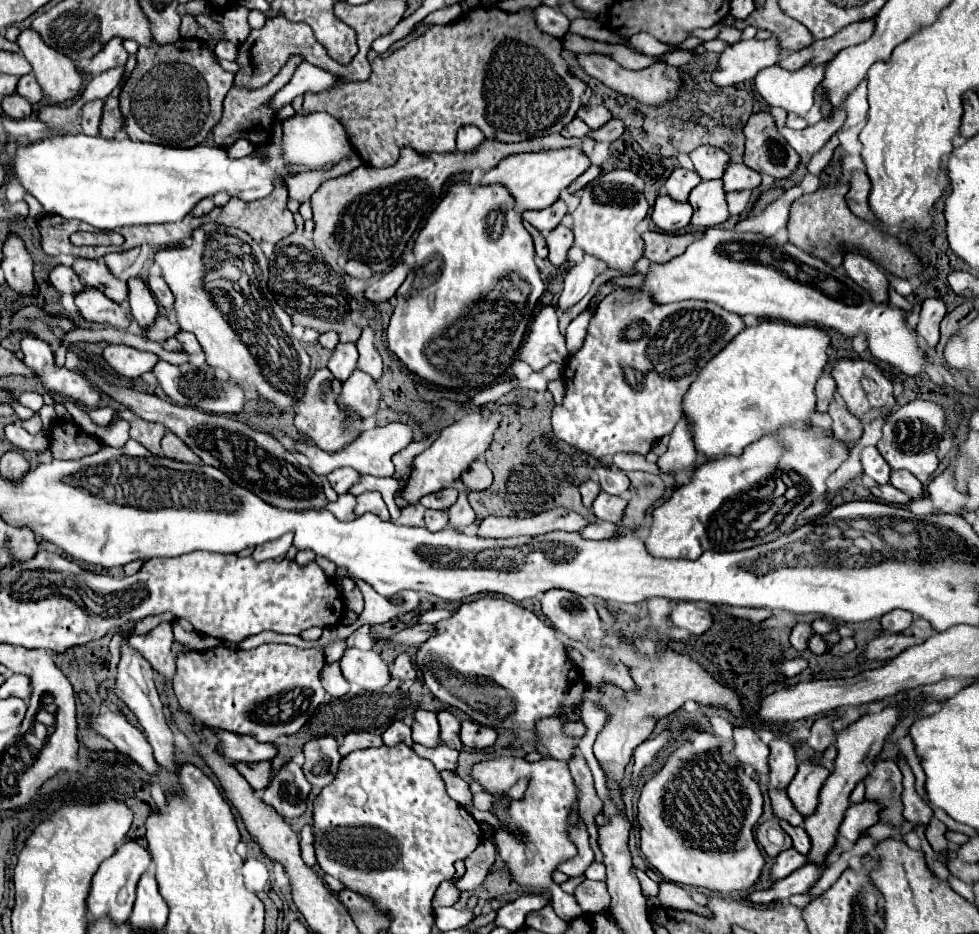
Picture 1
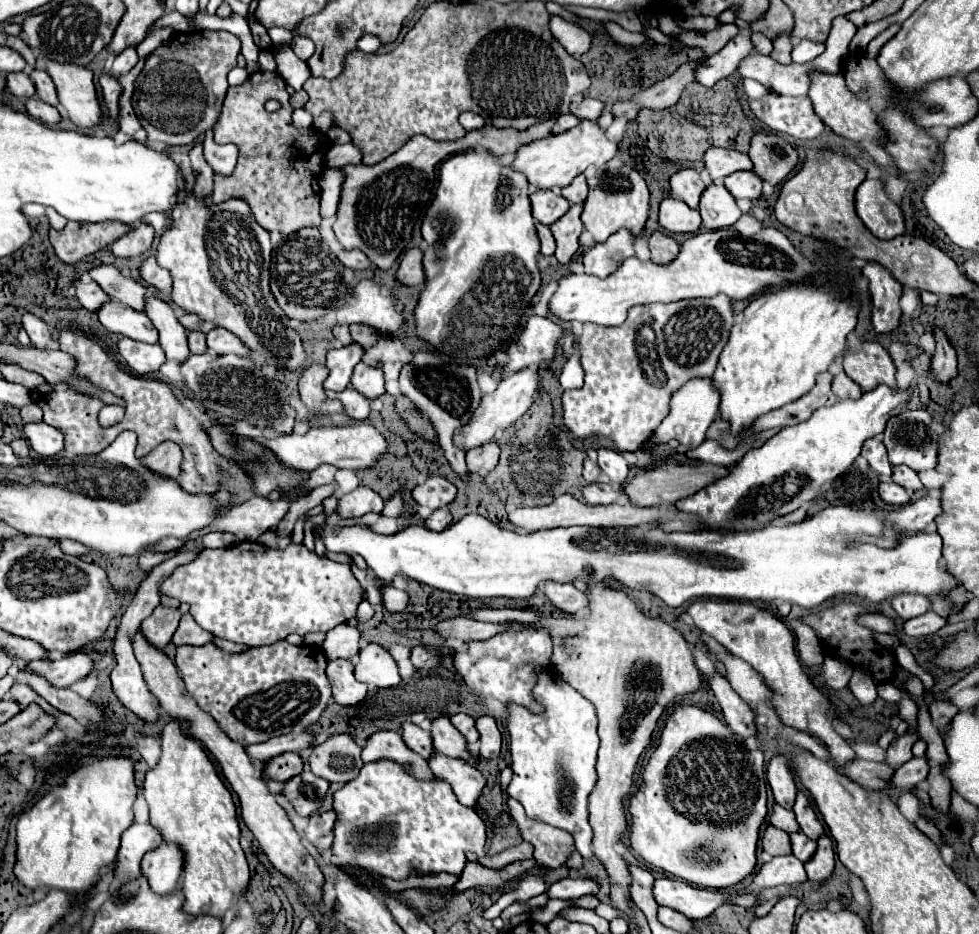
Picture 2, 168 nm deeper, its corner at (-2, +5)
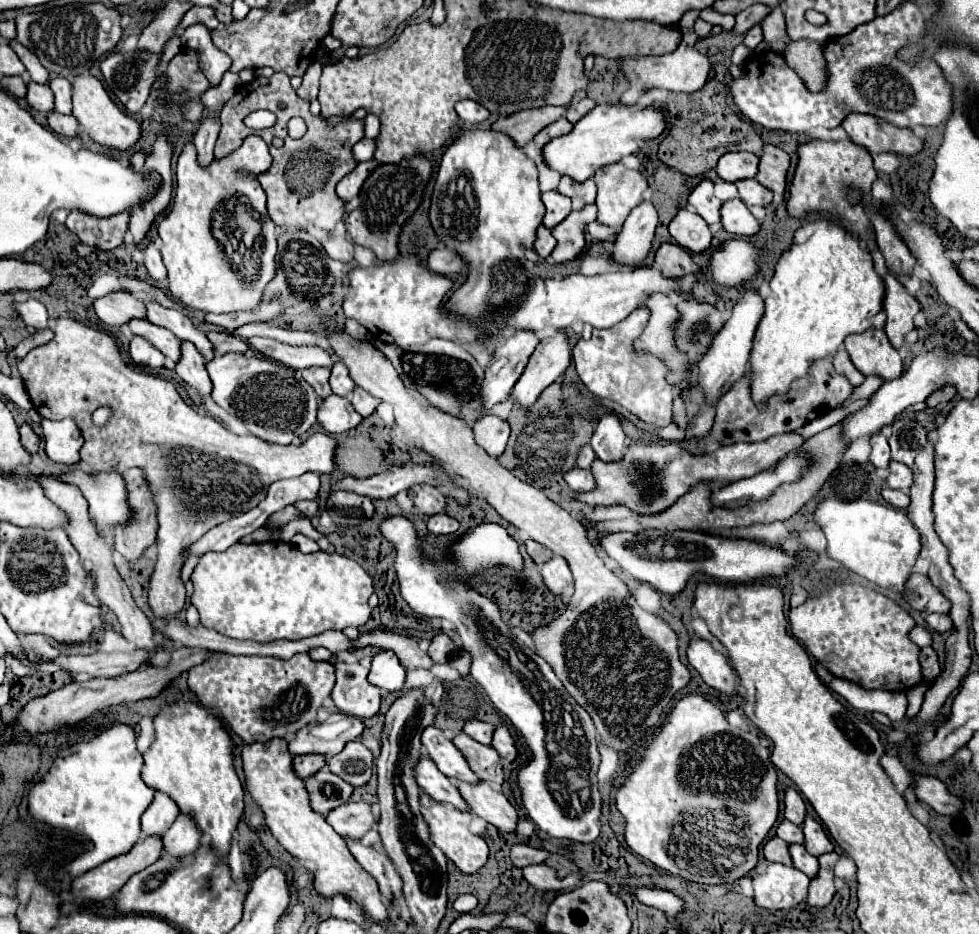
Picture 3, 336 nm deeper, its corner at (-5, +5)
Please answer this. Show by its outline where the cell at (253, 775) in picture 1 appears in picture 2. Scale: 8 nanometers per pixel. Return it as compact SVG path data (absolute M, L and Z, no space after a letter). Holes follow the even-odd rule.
M284 753L272 759L266 769L264 769L264 779L266 781L280 781L286 783L288 779L300 775L304 769L304 759L298 753Z

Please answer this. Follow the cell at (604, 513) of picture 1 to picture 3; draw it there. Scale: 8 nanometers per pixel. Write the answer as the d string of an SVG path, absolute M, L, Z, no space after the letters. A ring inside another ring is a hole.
M579 467L571 469L571 471L565 475L565 481L569 483L569 487L571 487L573 491L581 491L581 493L593 491L593 489L597 487L591 471L583 471L583 469L579 469Z

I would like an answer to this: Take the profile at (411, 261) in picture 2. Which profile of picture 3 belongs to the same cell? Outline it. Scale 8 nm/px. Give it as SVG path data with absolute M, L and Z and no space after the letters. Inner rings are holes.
M447 247L433 249L427 257L427 269L439 275L453 275L463 269L463 261L455 255L455 251L449 251Z

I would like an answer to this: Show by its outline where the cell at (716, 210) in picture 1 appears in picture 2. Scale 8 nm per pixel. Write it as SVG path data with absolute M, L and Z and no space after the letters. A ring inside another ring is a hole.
M710 185L700 199L700 215L704 229L714 231L732 227L742 217L742 211L724 185Z

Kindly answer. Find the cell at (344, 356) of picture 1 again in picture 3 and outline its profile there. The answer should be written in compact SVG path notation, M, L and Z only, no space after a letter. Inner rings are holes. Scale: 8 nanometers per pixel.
M343 361L333 363L329 383L331 383L333 393L337 393L337 395L341 395L341 397L347 397L347 395L349 395L349 393L355 389L355 381L349 377L347 365L345 365Z

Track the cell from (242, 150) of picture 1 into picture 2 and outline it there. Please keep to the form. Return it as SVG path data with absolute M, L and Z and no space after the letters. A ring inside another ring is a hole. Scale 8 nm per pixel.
M204 137L204 157L216 173L232 173L238 159L238 149L234 145L216 145L212 137Z

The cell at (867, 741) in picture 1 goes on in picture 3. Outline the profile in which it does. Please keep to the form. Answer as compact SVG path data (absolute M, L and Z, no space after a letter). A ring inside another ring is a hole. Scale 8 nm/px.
M835 851L819 855L819 873L815 879L811 879L807 905L811 907L823 907L833 899L835 883L833 883L833 867L837 863L839 855Z

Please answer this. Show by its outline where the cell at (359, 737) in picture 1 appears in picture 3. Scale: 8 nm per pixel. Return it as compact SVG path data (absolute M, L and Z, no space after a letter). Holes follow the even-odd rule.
M419 755L419 759L415 761L415 767L413 767L413 773L415 773L415 781L417 785L435 801L441 801L441 803L449 803L457 809L465 809L469 811L467 803L463 803L463 799L459 797L457 793L457 787L451 779L447 779L437 767L435 763L431 763L431 759L427 755Z

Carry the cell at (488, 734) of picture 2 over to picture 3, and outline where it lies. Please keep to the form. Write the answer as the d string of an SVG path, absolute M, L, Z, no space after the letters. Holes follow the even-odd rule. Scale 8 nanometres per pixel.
M495 725L495 733L493 733L493 741L491 741L491 747L499 753L499 757L505 761L505 763L511 763L515 757L517 757L517 749L515 749L515 743L509 735L509 729L505 725Z

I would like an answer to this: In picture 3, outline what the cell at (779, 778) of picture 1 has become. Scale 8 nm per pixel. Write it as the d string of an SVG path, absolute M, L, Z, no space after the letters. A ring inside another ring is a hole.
M785 787L785 795L783 795L783 803L785 803L785 809L783 809L783 815L785 819L801 825L803 819L805 819L805 803L801 799L801 795L791 789L791 787Z

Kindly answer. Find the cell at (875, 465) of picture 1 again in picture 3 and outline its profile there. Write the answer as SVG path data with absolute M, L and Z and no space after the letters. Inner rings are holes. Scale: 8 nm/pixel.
M873 435L871 437L871 455L869 455L869 461L875 465L875 467L889 467L889 443L887 443L887 437L885 435Z

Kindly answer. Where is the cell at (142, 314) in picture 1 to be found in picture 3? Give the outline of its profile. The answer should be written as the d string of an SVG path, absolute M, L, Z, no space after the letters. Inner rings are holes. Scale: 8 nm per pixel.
M181 341L181 359L175 367L175 373L181 381L195 387L201 393L211 393L211 381L205 371L203 355L193 347L193 343Z

